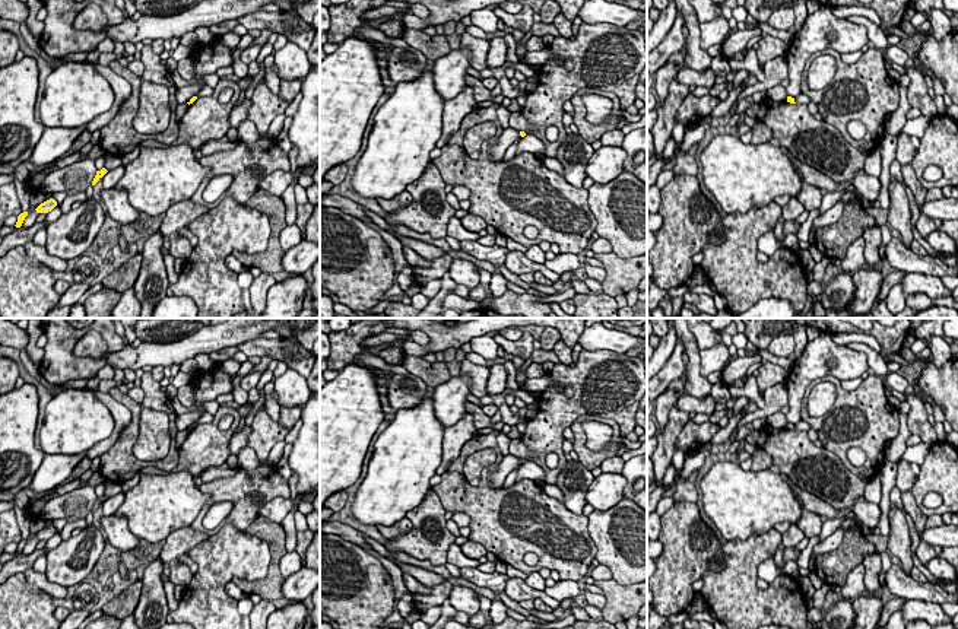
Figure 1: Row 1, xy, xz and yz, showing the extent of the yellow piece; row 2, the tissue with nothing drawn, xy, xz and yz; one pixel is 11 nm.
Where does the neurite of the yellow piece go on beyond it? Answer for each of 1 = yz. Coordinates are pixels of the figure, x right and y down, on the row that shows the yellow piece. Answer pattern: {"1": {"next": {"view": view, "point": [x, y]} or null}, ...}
{"1": {"next": null}}

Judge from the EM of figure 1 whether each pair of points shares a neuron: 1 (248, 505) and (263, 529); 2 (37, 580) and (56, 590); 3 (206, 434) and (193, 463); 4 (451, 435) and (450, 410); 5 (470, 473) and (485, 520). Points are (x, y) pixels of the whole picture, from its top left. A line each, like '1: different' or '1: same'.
1: different
2: same
3: same
4: different
5: different

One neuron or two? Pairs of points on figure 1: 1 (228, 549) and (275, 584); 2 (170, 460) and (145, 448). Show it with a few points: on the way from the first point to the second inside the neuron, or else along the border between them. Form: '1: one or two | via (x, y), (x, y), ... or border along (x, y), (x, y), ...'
1: two | border along (269, 564), (267, 572), (250, 583)
2: two | border along (170, 423), (164, 457), (133, 456)

